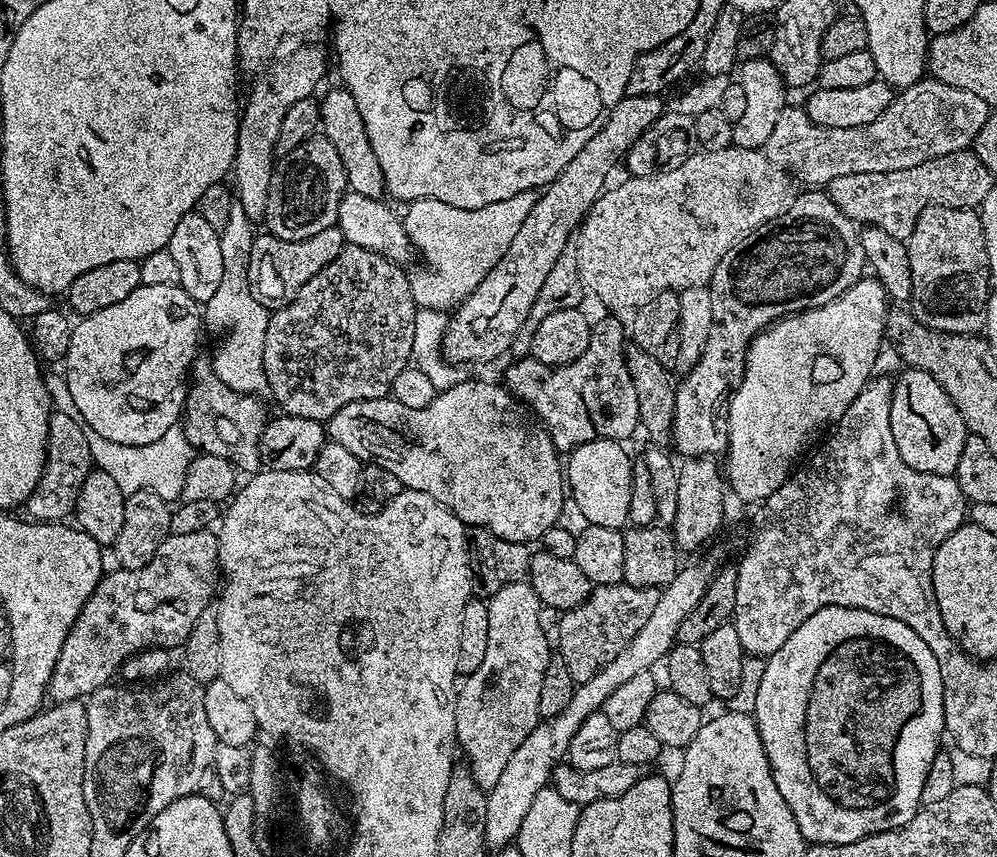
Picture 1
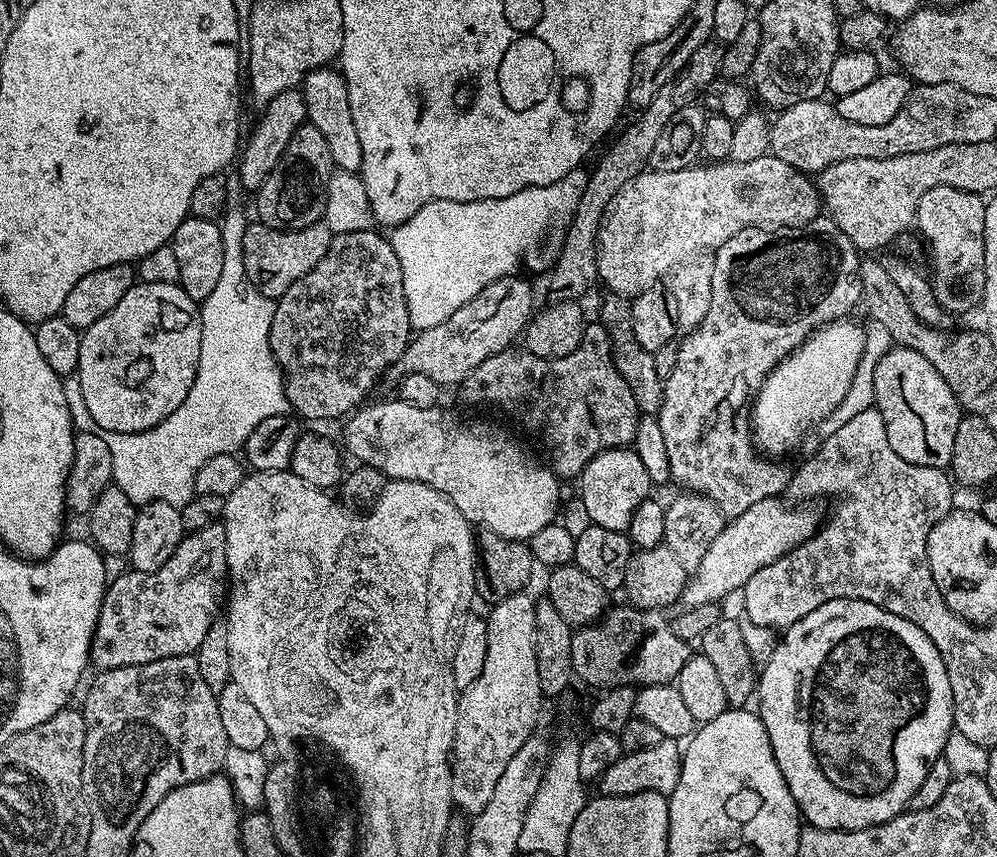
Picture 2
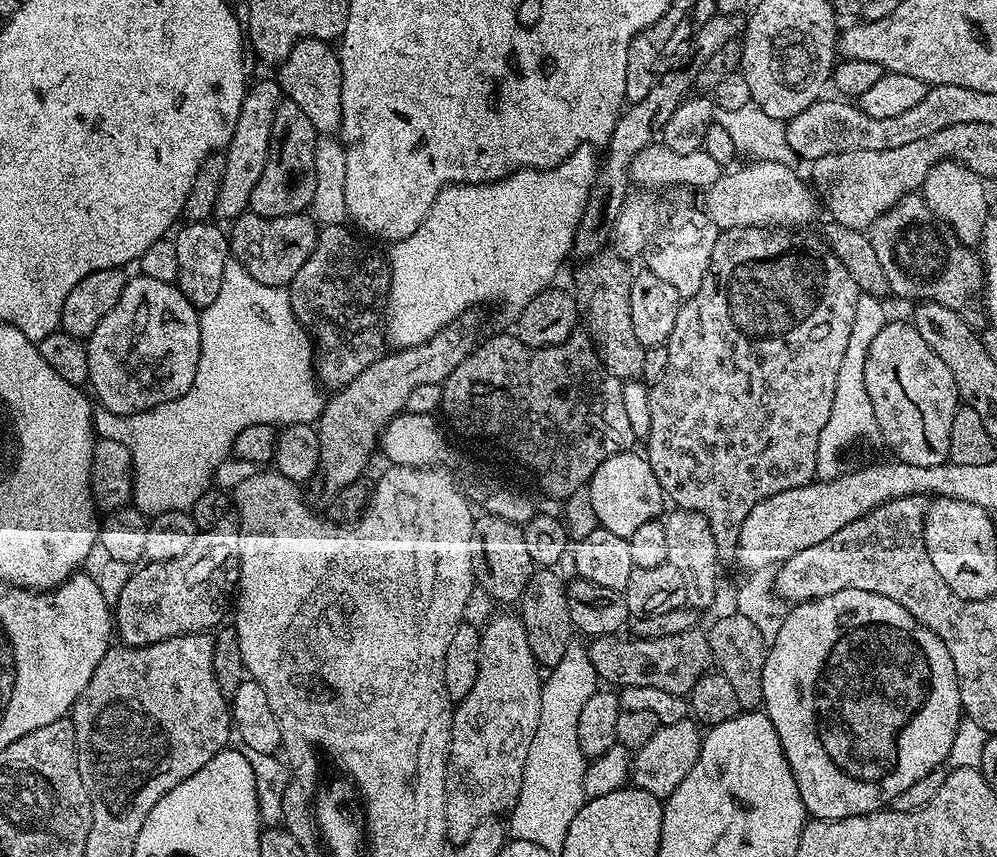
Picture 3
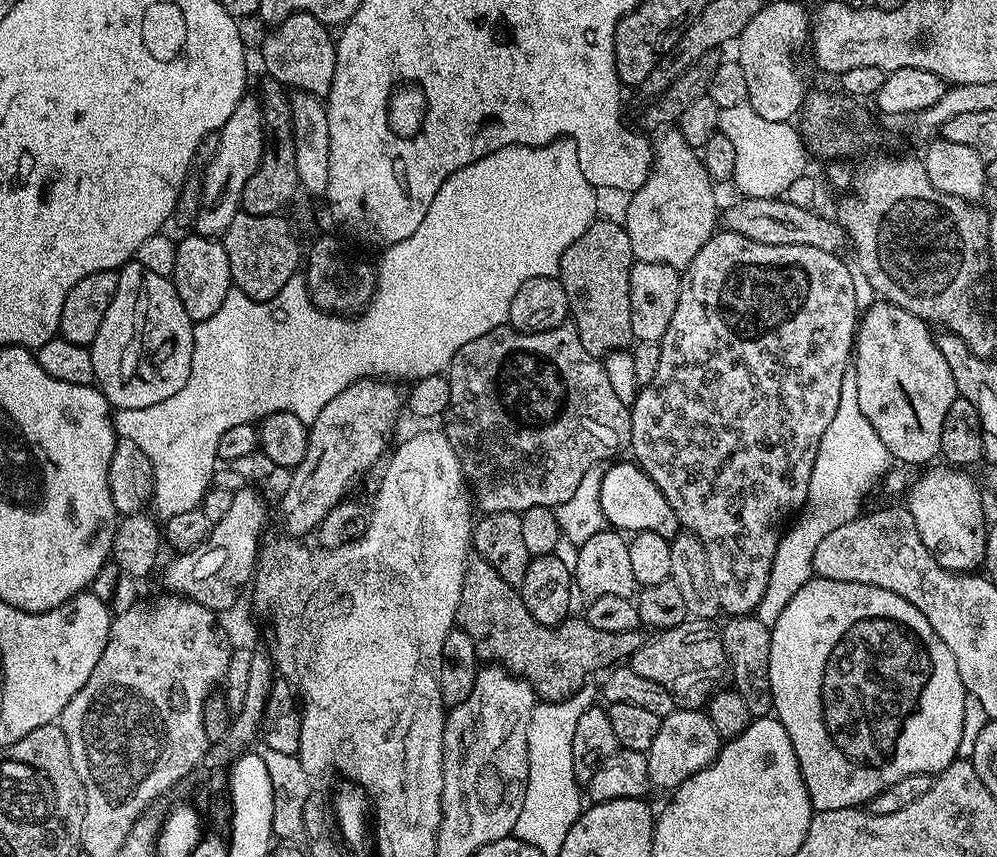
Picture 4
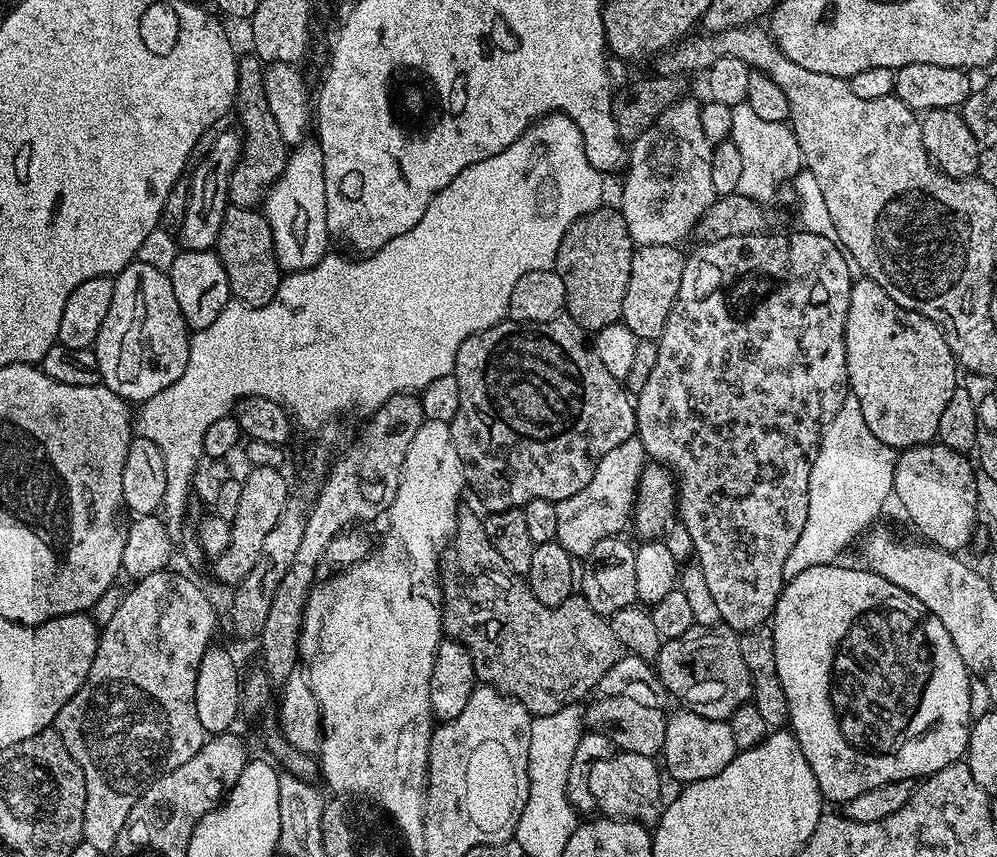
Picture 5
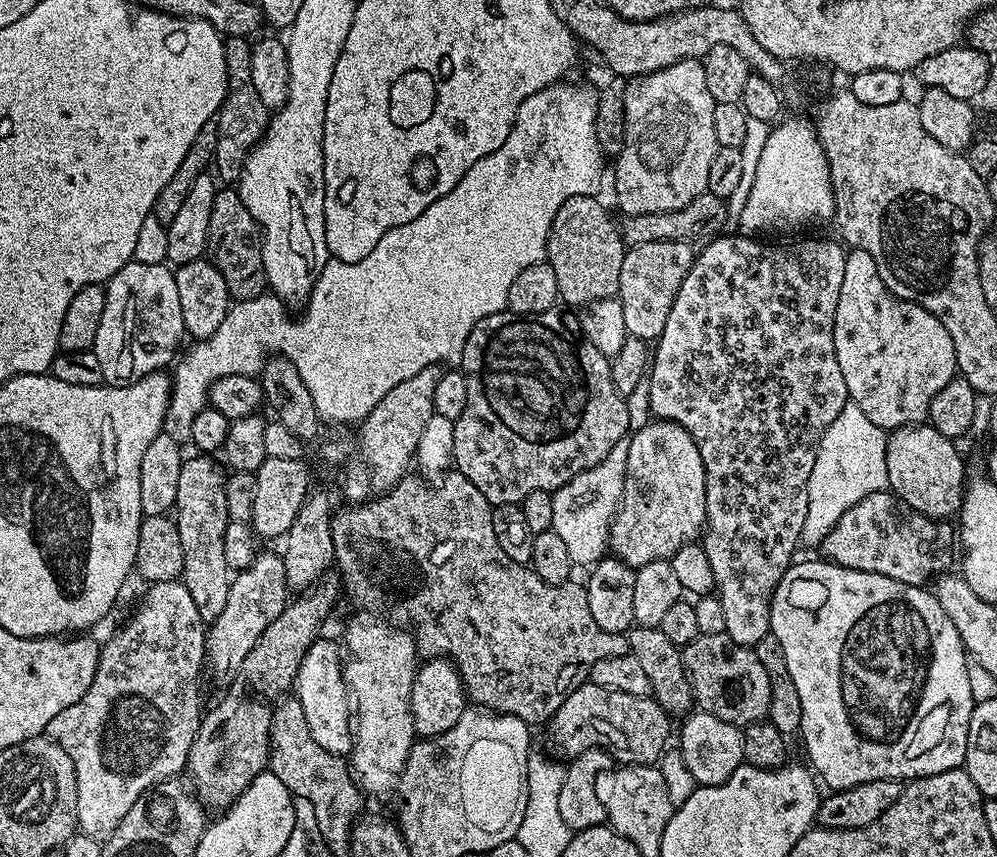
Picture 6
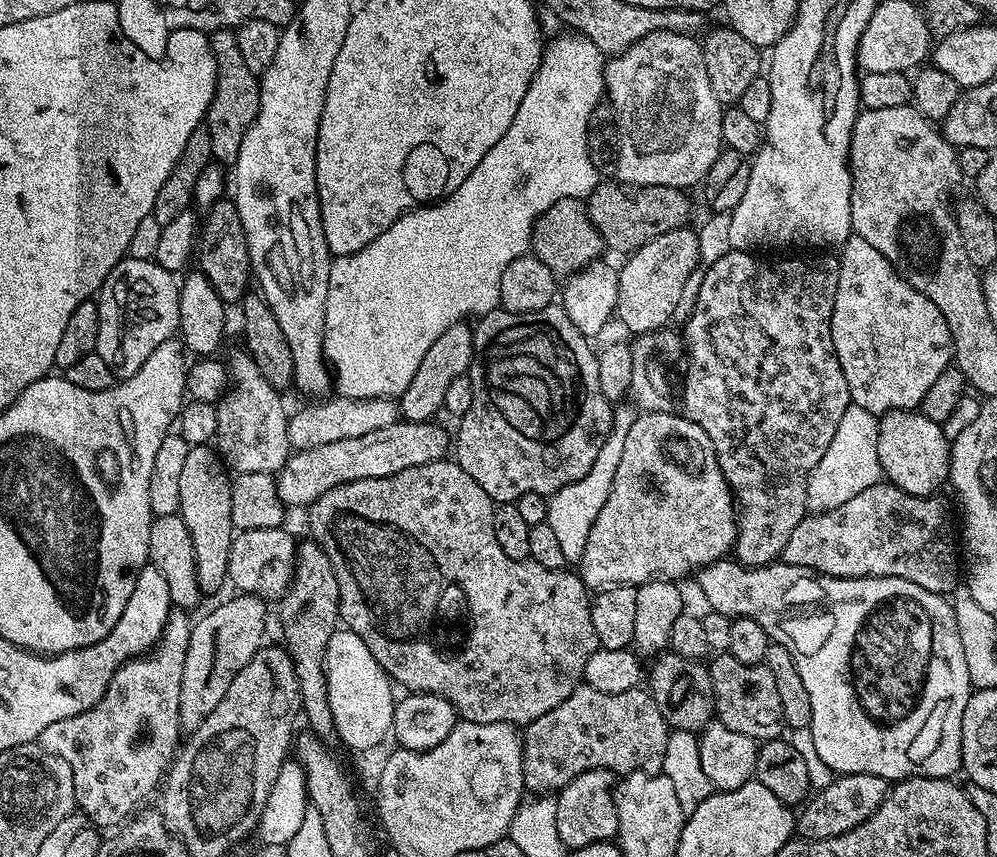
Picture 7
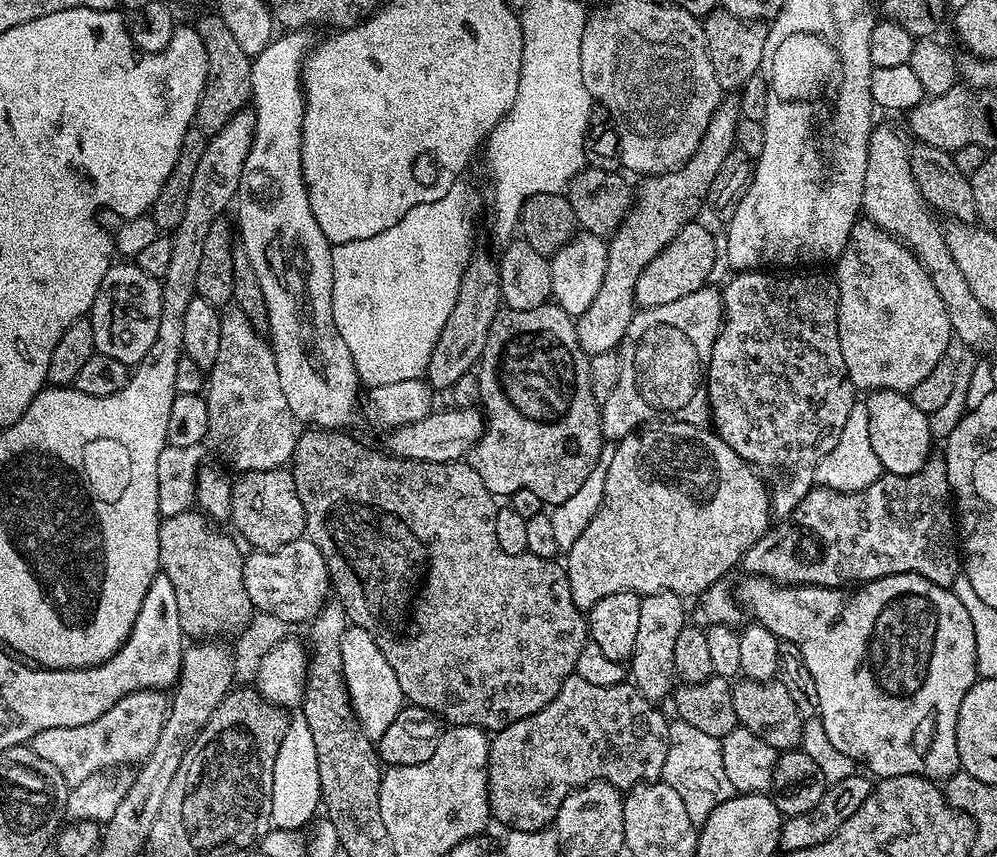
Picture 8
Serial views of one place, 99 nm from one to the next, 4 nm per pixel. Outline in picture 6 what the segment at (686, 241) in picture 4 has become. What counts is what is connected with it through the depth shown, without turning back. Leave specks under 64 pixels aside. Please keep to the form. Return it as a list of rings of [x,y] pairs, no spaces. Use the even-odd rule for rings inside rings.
[[[680,60],[648,76],[634,76],[624,86],[624,121],[626,138],[624,149],[615,157],[616,204],[625,217],[638,214],[658,214],[682,210],[708,191],[710,162],[720,148],[714,138],[714,110],[716,100],[710,98],[706,87],[706,70],[700,60]]]

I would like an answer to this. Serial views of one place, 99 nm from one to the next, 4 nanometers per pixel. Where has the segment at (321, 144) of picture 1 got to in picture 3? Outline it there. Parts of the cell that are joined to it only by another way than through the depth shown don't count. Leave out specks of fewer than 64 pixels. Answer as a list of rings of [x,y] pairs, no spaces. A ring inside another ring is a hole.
[[[284,98],[276,105],[270,150],[266,166],[262,166],[262,178],[250,194],[248,211],[262,218],[282,218],[299,212],[307,213],[314,198],[315,156],[318,133],[306,113],[296,102]]]

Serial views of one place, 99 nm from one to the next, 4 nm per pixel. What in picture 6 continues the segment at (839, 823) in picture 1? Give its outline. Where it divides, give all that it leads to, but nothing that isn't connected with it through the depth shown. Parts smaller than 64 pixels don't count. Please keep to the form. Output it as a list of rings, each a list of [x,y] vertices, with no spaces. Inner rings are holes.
[[[827,558],[819,559],[804,560],[801,564],[800,561],[793,562],[778,582],[770,606],[772,627],[770,634],[778,638],[778,642],[782,642],[782,654],[786,654],[786,670],[790,670],[794,690],[798,690],[798,702],[802,706],[802,722],[798,736],[799,739],[804,739],[804,752],[808,755],[807,763],[811,771],[823,783],[825,780],[829,784],[827,786],[829,789],[835,790],[879,780],[907,782],[915,780],[918,776],[942,774],[951,768],[961,767],[966,754],[968,723],[974,701],[970,694],[970,677],[966,675],[966,666],[970,657],[964,651],[964,643],[954,622],[950,622],[950,614],[942,610],[938,598],[927,587],[919,584],[903,584],[882,574],[850,570],[843,568],[841,564],[833,564]]]

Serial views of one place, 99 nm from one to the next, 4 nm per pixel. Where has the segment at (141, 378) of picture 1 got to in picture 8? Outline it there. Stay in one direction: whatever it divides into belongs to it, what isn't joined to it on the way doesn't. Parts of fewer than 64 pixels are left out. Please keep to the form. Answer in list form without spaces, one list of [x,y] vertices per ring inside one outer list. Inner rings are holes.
[[[134,262],[113,263],[110,270],[106,270],[106,278],[102,278],[102,286],[98,286],[98,294],[92,303],[90,313],[94,342],[99,355],[118,358],[118,362],[129,366],[139,364],[140,360],[154,346],[154,338],[158,335],[158,322],[162,322],[162,283],[150,278]]]

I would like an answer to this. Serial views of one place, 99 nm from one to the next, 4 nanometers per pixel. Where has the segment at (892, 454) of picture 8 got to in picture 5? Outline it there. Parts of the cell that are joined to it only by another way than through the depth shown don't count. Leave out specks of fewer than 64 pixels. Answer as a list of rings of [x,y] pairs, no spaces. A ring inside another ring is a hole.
[[[939,442],[916,444],[897,455],[892,490],[894,500],[904,507],[908,520],[927,543],[953,554],[972,540],[980,499],[976,493],[977,469],[963,452],[955,452]]]

